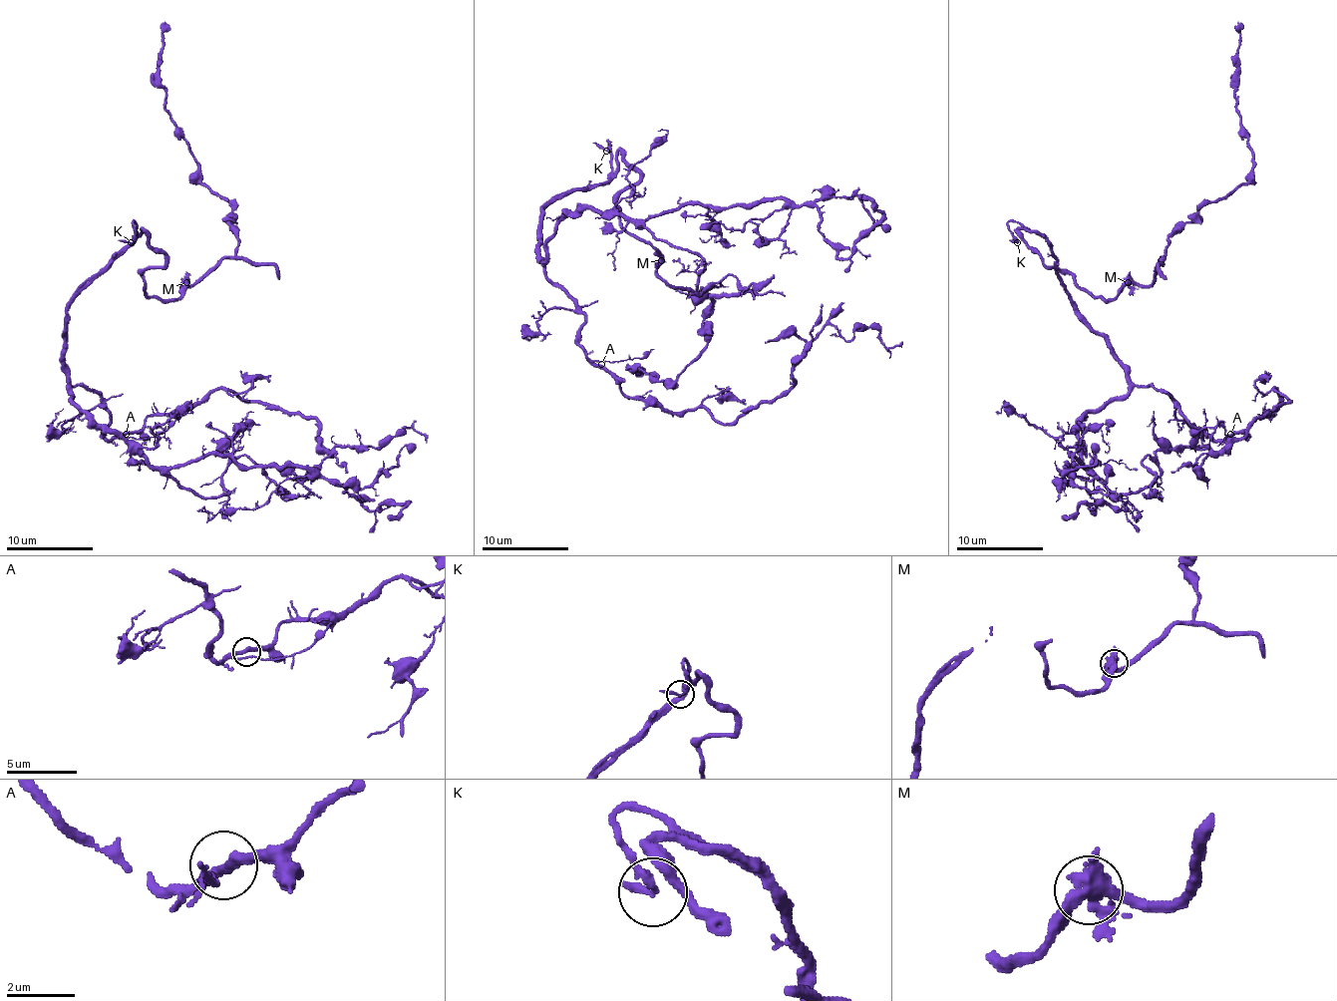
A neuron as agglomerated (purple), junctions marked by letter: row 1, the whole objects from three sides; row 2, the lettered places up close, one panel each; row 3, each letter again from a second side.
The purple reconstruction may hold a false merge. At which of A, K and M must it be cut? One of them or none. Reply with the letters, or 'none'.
none

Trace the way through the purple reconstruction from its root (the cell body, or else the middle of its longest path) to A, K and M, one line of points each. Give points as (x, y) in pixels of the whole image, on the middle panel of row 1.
A: (542, 210), (538, 255), (544, 275), (584, 314), (579, 344), (590, 359), (601, 364)
K: (542, 210), (575, 190), (590, 190), (603, 184), (612, 171), (612, 152), (607, 141), (610, 146), (605, 150)
M: (542, 210), (603, 184), (620, 154), (640, 179), (618, 197), (618, 221), (662, 260)

